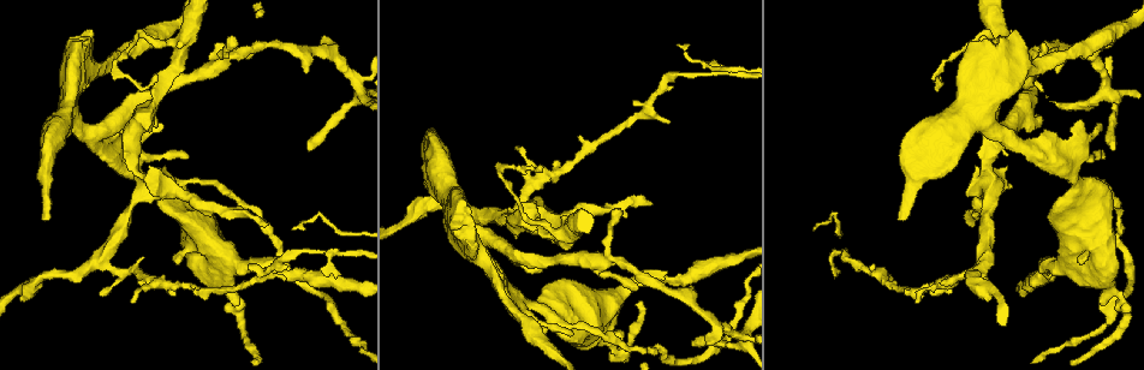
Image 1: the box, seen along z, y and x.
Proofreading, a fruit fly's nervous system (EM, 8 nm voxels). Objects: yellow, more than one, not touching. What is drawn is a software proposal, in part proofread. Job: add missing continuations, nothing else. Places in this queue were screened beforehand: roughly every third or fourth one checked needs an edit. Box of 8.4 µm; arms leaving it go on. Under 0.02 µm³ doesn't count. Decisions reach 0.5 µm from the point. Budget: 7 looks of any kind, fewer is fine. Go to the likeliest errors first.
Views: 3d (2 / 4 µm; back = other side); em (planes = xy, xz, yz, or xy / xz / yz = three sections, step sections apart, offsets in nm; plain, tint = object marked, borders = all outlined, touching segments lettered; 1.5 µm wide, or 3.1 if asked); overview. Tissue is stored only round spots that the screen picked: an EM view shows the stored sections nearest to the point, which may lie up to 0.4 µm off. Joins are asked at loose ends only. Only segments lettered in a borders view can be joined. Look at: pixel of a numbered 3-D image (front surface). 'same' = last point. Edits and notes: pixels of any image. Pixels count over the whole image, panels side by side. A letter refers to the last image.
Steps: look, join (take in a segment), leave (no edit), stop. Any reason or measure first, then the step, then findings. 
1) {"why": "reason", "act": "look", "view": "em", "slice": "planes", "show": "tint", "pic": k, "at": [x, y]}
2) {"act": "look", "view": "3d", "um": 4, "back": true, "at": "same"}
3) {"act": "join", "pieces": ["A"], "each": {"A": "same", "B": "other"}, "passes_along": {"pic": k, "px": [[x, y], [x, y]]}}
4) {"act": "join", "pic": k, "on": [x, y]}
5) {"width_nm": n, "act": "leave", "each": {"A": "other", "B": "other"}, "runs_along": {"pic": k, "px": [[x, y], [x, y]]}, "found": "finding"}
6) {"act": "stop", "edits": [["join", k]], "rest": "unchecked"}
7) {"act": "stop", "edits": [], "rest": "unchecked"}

{"act": "look", "view": "3d", "um": 4, "pic": 1, "at": [265, 223]}

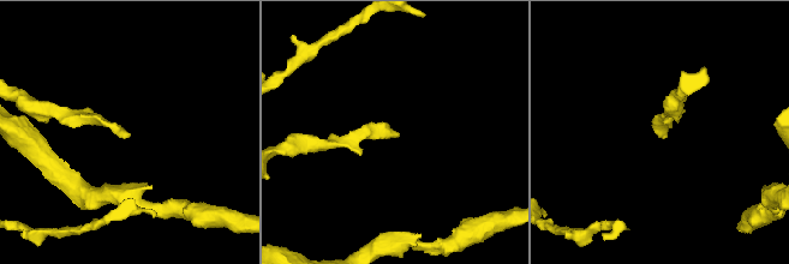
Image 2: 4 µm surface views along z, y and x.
{"why": "shape alone is not enough", "act": "look", "view": "em", "slice": "planes", "show": "tint", "pic": 2, "at": [664, 135]}

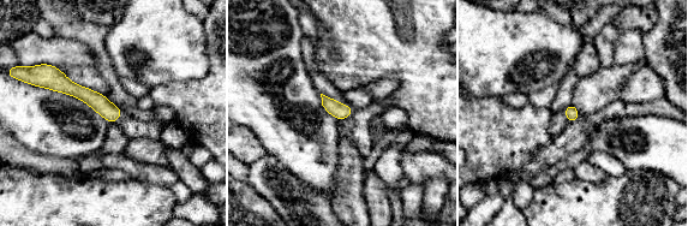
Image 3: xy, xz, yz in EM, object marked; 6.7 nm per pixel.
{"why": "see the neighbours", "act": "look", "view": "em", "slice": "planes", "show": "borders", "at": "same"}

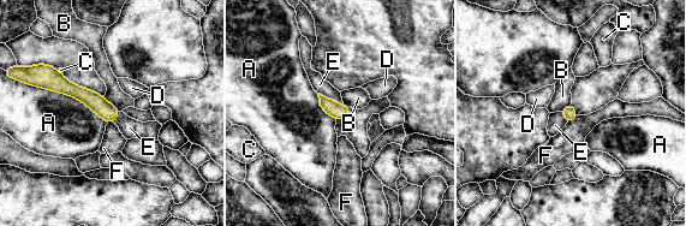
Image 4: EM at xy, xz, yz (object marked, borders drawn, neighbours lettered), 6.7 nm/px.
{"longest_contact_nm": ["A", 550], "act": "join", "pieces": ["E"], "each": {"A": "other", "B": "other", "C": "other", "D": "other", "E": "same", "F": "other"}, "passes_along": {"pic": 4, "px": [[338, 111], [329, 99], [320, 84]]}, "found": "it goes on there"}

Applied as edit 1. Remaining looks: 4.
{"act": "look", "view": "overview"}

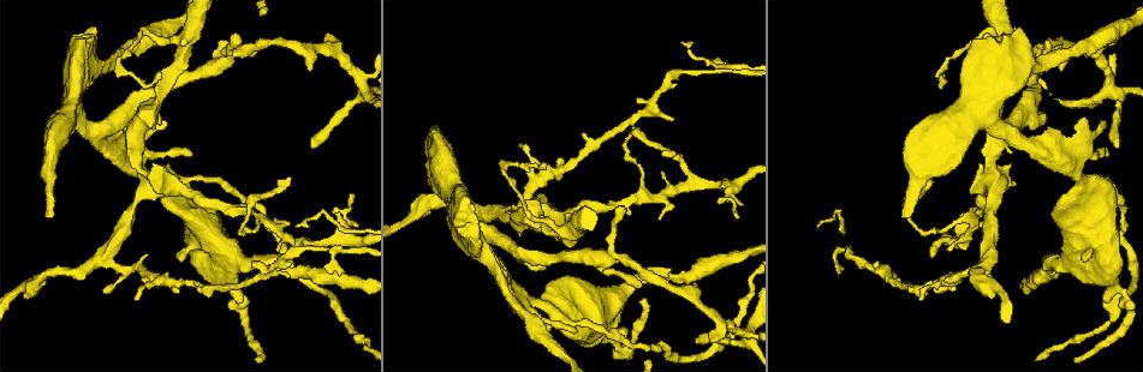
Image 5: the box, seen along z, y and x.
{"act": "look", "view": "em", "slice": "yz", "step": 4, "show": "borders", "pic": 5, "at": [354, 194]}

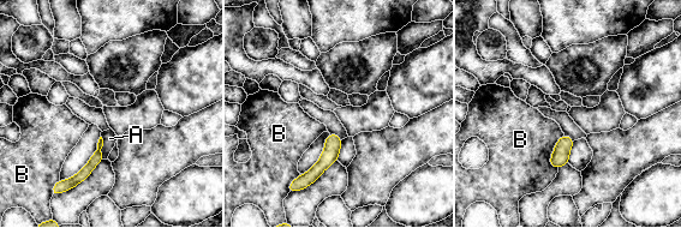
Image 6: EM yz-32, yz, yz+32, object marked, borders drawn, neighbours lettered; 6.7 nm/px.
{"why": "another direction", "act": "look", "view": "em", "slice": "planes", "show": "borders", "at": "same"}

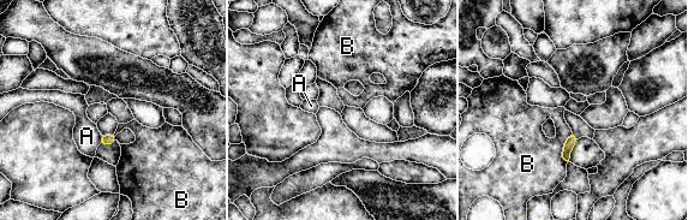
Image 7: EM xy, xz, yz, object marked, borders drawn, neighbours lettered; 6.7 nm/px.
{"act": "leave", "each": {"A": "other", "B": "other"}, "border": {"pic": 7, "px": [[572, 132], [563, 146], [566, 161]]}, "found": "none of them fits"}

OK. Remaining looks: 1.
{"why": "branch stops here", "act": "look", "view": "em", "slice": "xz", "step": 4, "show": "borders", "pic": 5, "at": [921, 300]}

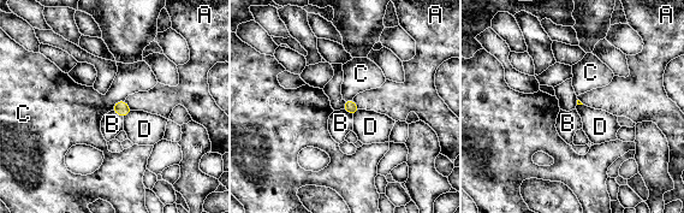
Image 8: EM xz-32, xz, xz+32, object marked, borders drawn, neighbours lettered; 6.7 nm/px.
{"act": "leave", "each": {"A": "other", "B": "other", "C": "other", "D": "other"}, "border": {"pic": 8, "px": [[132, 111], [124, 118]]}, "found": "no lettered segment goes on from it"}

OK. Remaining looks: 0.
{"act": "stop", "edits": [["join", 4]], "rest": "unchecked"}

